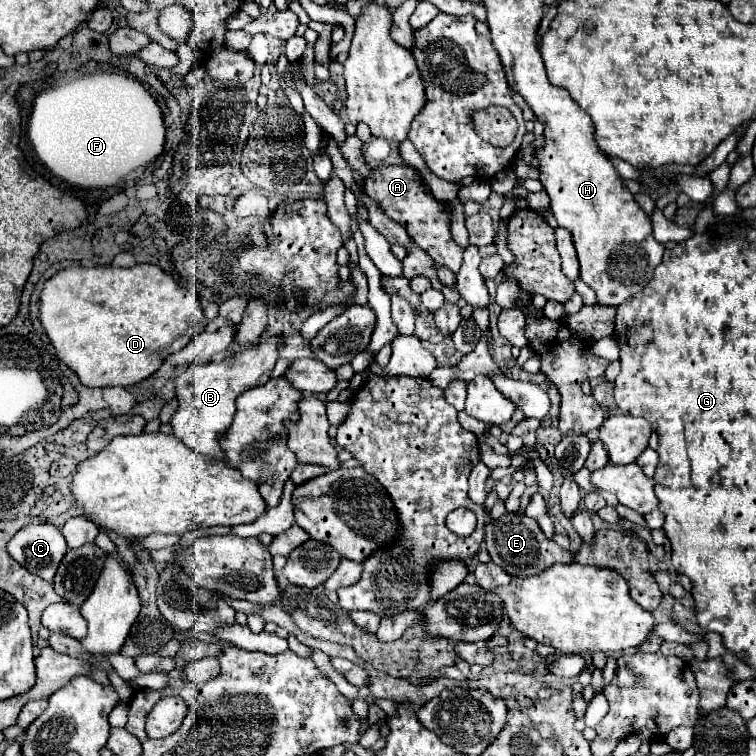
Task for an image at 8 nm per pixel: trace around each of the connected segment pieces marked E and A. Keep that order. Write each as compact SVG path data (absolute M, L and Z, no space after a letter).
M522 512L506 514L498 522L488 522L486 524L486 548L488 548L492 562L496 562L500 568L504 568L514 578L540 574L556 562L560 564L572 562L572 554L560 548L554 540L548 540L538 528L538 524L532 518L526 518Z
M400 164L400 166L380 166L372 170L372 178L366 180L364 186L366 194L380 200L384 212L402 224L408 230L408 236L414 238L414 242L438 264L438 266L448 266L454 274L460 270L462 264L462 254L464 248L460 248L452 236L450 236L450 214L448 208L438 202L434 196L426 194L422 188L418 174L410 164Z

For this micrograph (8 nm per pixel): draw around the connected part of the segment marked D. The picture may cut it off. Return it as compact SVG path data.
M136 264L132 268L118 266L70 266L56 272L44 286L40 296L40 322L56 348L56 356L66 362L82 380L94 388L132 386L150 378L162 362L186 346L204 326L206 316L194 290L182 288L160 266Z

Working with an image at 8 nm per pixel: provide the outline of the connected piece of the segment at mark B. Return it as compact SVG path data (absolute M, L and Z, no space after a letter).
M270 336L268 340L258 342L252 348L234 352L218 362L210 362L202 366L192 364L184 374L176 376L174 386L180 406L170 420L174 426L174 436L200 454L224 458L218 440L228 428L228 424L232 424L232 418L236 414L236 398L244 390L266 384L270 380L270 372L278 360L280 344L282 344L280 336Z

